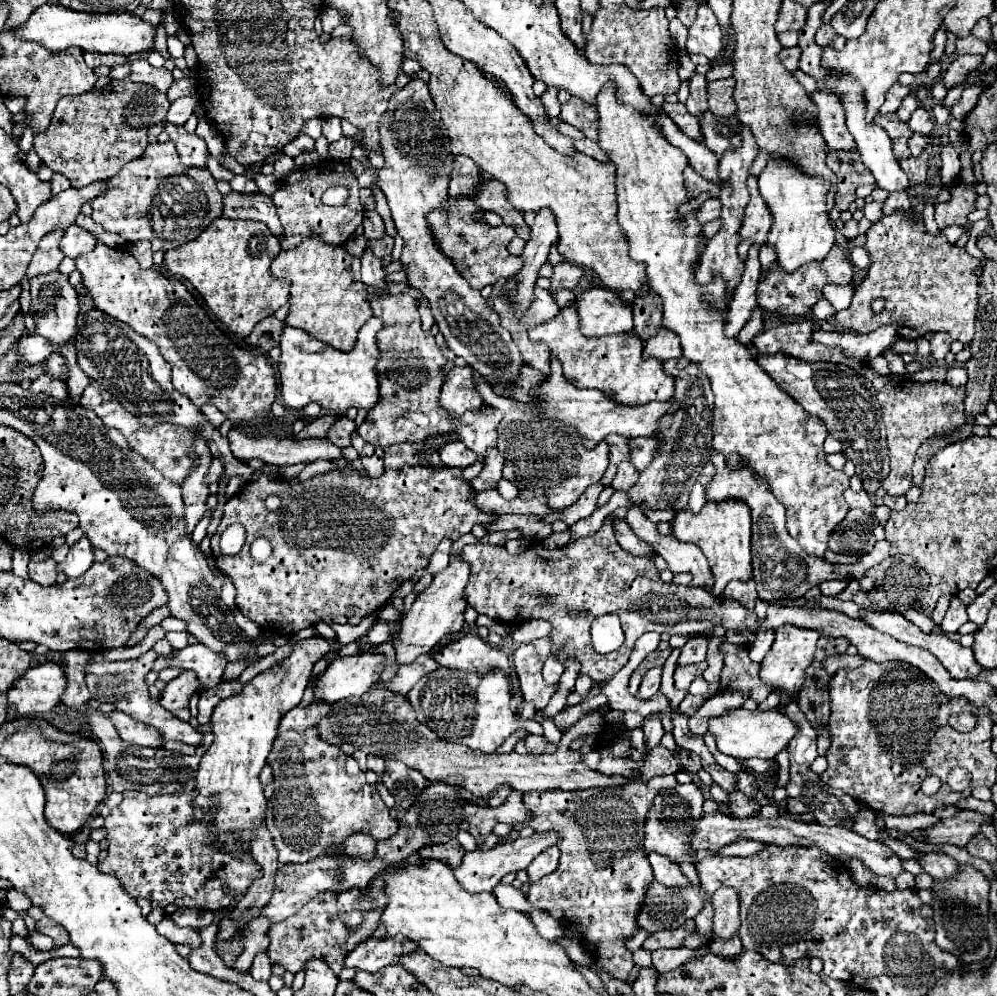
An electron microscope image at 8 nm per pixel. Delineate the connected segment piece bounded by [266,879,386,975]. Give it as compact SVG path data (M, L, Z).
M372 879L368 889L370 889L370 895L374 895L374 913L364 915L364 923L362 923L362 927L356 933L348 931L342 925L342 921L338 919L338 913L336 913L336 897L338 895L334 895L332 891L318 893L298 913L290 915L286 921L270 925L270 929L268 929L270 945L266 949L266 955L270 957L270 961L274 965L284 967L292 975L296 975L298 971L306 969L306 961L310 961L310 957L322 957L322 959L326 959L328 967L336 975L340 975L340 971L344 967L342 965L344 955L350 953L350 949L354 949L354 945L362 943L366 937L370 937L374 933L374 929L378 925L378 913L386 907L386 897L382 893L382 881L380 879Z

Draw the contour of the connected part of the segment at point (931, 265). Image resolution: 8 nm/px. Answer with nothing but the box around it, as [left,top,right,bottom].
[836,213,980,341]

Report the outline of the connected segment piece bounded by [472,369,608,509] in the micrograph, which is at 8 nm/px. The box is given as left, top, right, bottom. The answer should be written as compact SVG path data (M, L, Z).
M472 370L476 391L486 405L498 409L504 417L498 425L498 449L506 461L504 477L510 479L518 489L522 499L532 499L544 495L550 509L570 507L580 499L588 485L598 483L604 477L608 467L608 445L598 443L594 449L586 449L580 443L580 437L572 427L566 427L562 421L542 419L524 411L526 403L520 403L510 397L498 397L476 370Z

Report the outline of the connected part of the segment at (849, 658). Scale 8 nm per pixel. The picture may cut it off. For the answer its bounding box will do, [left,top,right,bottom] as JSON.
[826,655,868,673]

